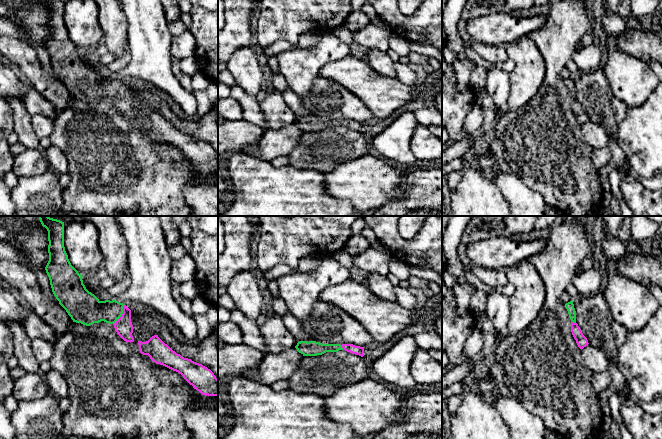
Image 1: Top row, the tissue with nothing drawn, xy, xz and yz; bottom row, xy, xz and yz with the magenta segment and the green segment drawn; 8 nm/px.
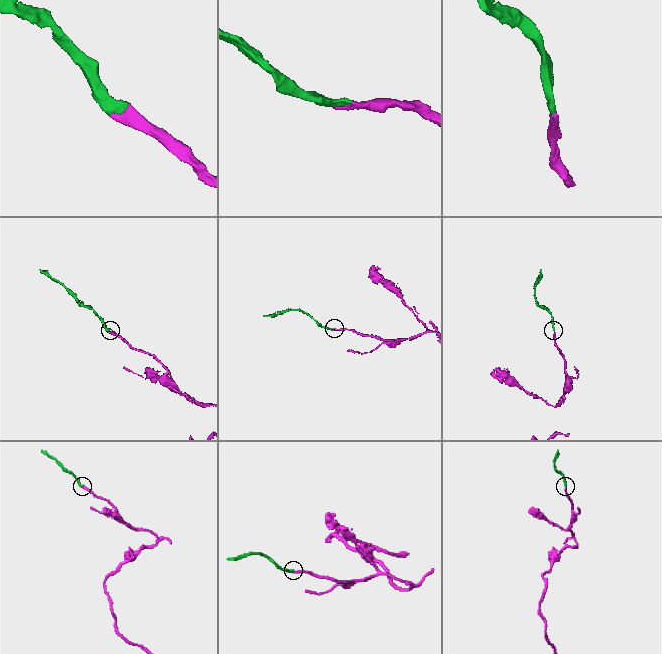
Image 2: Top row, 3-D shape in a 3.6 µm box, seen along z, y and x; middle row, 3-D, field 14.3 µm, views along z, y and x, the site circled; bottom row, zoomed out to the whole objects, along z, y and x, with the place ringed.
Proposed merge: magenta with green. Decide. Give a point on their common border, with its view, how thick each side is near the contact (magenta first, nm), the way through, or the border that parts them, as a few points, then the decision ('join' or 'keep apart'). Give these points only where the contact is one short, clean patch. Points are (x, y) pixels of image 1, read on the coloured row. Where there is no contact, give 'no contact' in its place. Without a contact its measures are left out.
contact xy (122, 314); calibres 140 and 200 nm; way xy (123, 326), (122, 314), (109, 311), (91, 311); join

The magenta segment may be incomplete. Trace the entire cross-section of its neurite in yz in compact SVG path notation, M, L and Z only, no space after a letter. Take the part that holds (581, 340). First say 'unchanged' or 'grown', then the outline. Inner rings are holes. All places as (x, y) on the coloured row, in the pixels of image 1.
grown | M570 301L570 302L566 303L565 305L566 305L566 309L568 311L569 317L571 319L572 335L573 335L574 339L576 340L578 347L582 350L584 347L586 347L589 344L588 340L583 335L582 330L576 323L576 311L574 308L573 301Z

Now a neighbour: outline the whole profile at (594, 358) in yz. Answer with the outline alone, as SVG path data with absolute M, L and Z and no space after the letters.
M588 344L581 350L585 366L594 374L608 370L609 358L600 348Z

